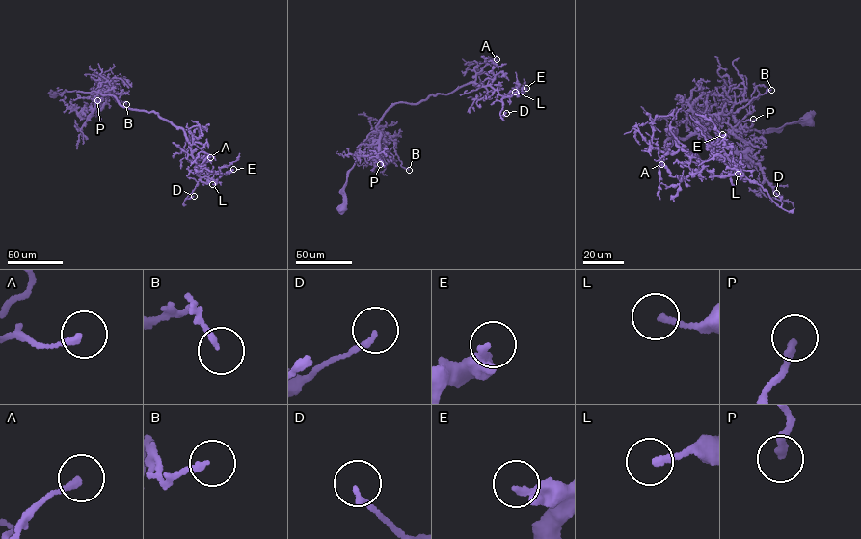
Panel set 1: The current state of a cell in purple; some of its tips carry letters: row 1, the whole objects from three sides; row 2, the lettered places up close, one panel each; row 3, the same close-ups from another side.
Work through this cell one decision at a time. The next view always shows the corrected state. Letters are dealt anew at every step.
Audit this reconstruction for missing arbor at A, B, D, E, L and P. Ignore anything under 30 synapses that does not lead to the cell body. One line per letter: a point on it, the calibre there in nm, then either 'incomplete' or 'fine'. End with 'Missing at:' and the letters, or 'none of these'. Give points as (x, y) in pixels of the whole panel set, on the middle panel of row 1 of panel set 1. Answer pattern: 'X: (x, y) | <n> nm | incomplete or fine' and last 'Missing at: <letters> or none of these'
A: (497, 59) | 190 nm | fine
B: (409, 170) | 150 nm | fine
D: (506, 113) | 160 nm | fine
E: (526, 88) | 280 nm | fine
L: (515, 92) | 200 nm | fine
P: (380, 164) | 240 nm | fine
Missing at: none of these

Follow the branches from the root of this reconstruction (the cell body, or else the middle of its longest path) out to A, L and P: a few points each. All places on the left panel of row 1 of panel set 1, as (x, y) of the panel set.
A: (54, 94), (93, 91), (113, 95), (123, 106), (157, 113), (182, 129), (195, 162), (201, 166), (210, 157)
L: (54, 94), (93, 91), (113, 95), (123, 106), (157, 113), (182, 129), (197, 174), (213, 179), (212, 184)
P: (54, 94), (65, 90), (93, 91), (101, 94), (102, 97), (93, 113), (98, 104), (97, 100)

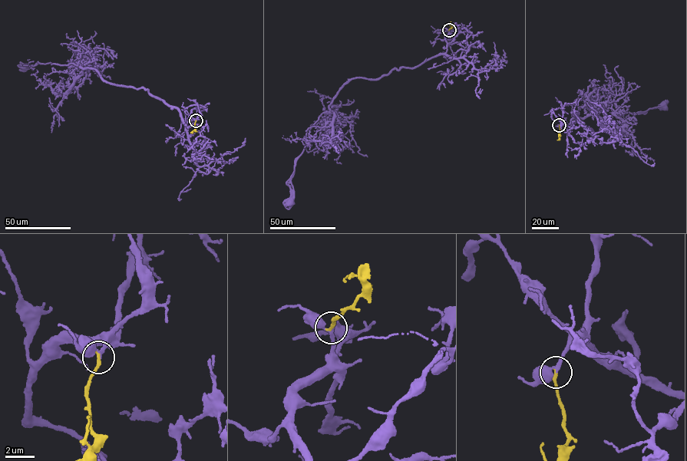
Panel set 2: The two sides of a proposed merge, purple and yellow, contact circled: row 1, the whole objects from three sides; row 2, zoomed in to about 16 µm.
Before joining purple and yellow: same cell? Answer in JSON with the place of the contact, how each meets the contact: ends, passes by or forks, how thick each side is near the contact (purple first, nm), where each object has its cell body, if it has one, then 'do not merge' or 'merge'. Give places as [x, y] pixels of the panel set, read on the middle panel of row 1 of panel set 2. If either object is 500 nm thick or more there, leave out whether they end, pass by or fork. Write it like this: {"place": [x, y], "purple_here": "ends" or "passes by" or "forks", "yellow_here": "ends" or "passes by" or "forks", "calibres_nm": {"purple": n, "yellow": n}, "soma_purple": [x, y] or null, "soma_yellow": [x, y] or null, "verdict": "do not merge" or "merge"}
{"place": [449, 30], "purple_here": "passes by", "yellow_here": "ends", "calibres_nm": {"purple": 180, "yellow": 240}, "soma_purple": [290, 202], "soma_yellow": null, "verdict": "merge"}

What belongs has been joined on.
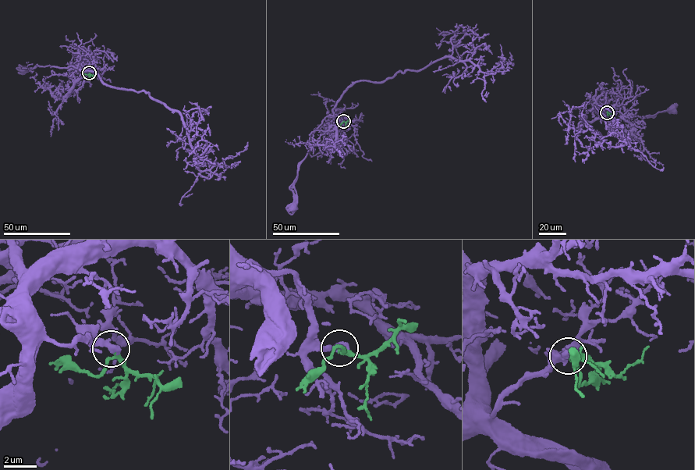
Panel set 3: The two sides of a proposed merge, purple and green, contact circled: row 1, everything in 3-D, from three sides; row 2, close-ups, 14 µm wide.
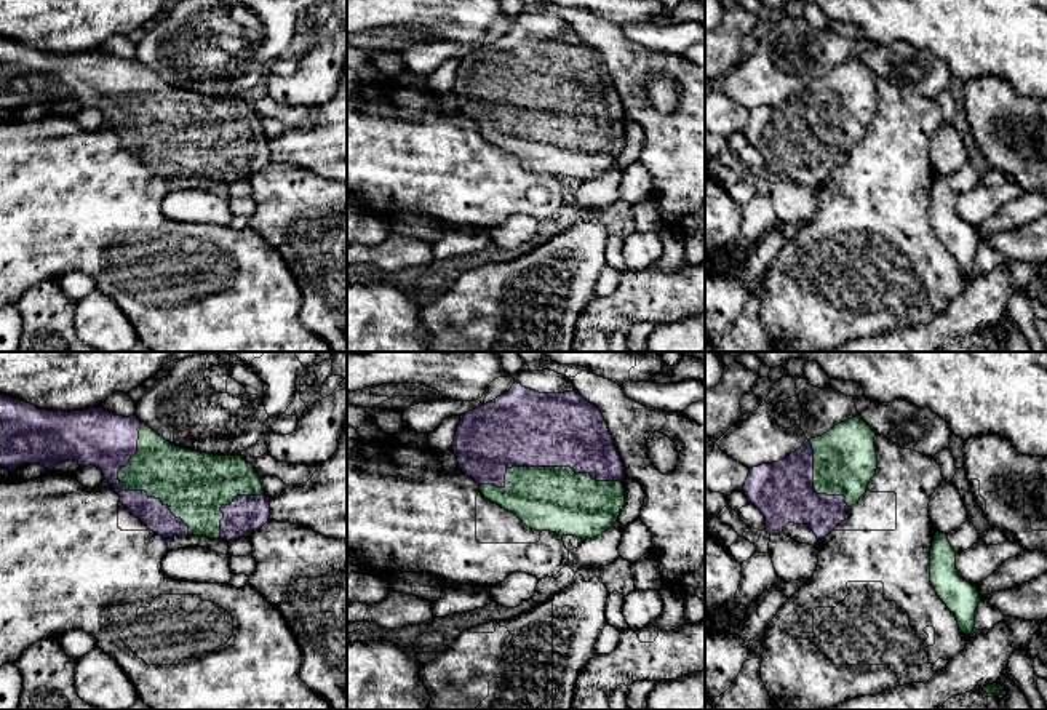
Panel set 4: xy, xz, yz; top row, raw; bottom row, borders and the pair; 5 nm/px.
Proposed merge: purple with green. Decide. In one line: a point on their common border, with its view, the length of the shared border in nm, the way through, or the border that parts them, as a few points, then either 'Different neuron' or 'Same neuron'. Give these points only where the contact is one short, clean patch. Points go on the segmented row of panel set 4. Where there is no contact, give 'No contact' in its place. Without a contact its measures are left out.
Touches purple at xz (545, 466). Shared border 700 nm. Same neuron

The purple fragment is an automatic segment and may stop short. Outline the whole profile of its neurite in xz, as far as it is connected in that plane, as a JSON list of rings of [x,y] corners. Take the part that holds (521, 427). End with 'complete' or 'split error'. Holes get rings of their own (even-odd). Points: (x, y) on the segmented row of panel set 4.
[[[515,382],[508,392],[502,393],[496,400],[460,416],[460,422],[457,425],[452,443],[452,451],[457,456],[459,469],[480,485],[480,491],[488,501],[515,513],[527,528],[535,531],[550,531],[559,536],[574,536],[582,540],[593,539],[601,536],[619,520],[620,512],[625,505],[625,467],[615,449],[607,424],[601,411],[575,392],[539,393]]] | split error

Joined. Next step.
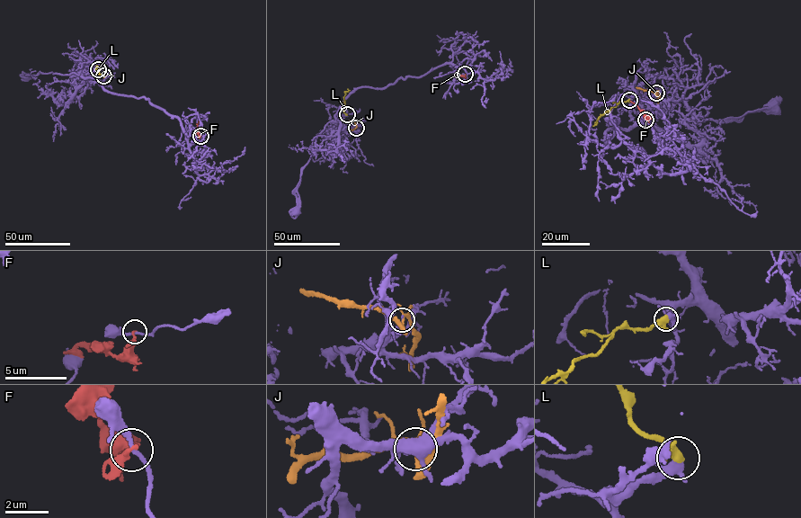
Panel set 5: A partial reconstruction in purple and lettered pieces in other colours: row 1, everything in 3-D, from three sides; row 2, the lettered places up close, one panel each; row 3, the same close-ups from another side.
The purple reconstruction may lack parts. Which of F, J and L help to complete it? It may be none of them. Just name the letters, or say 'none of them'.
L

